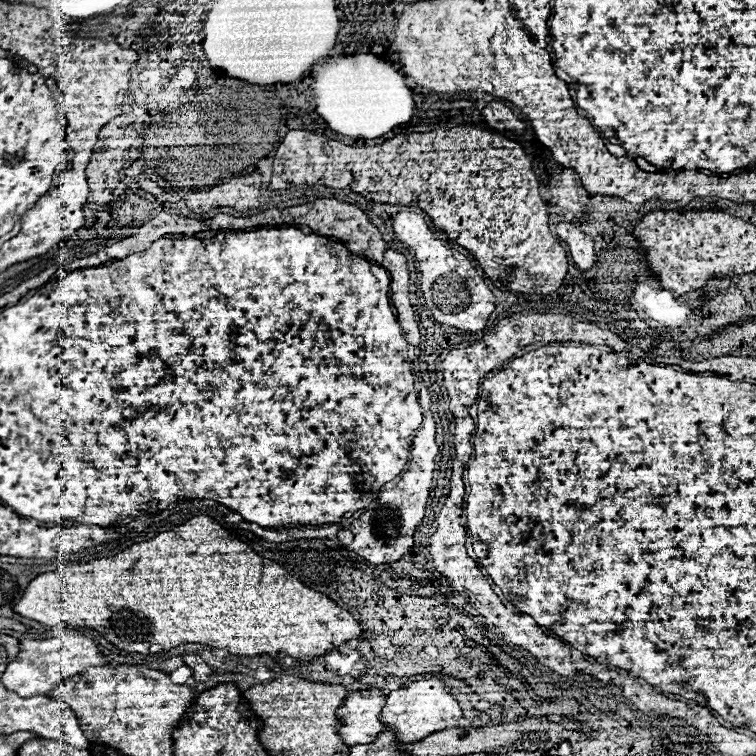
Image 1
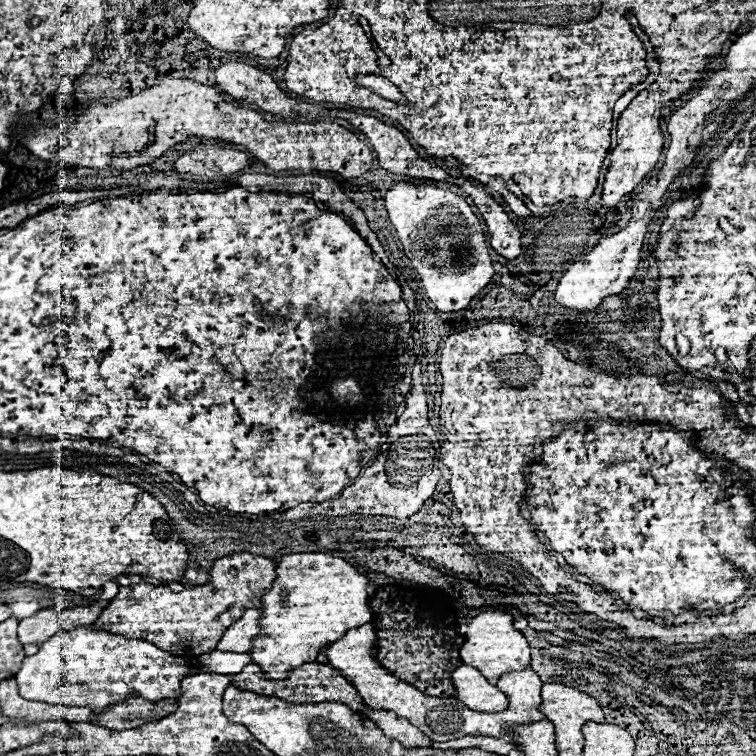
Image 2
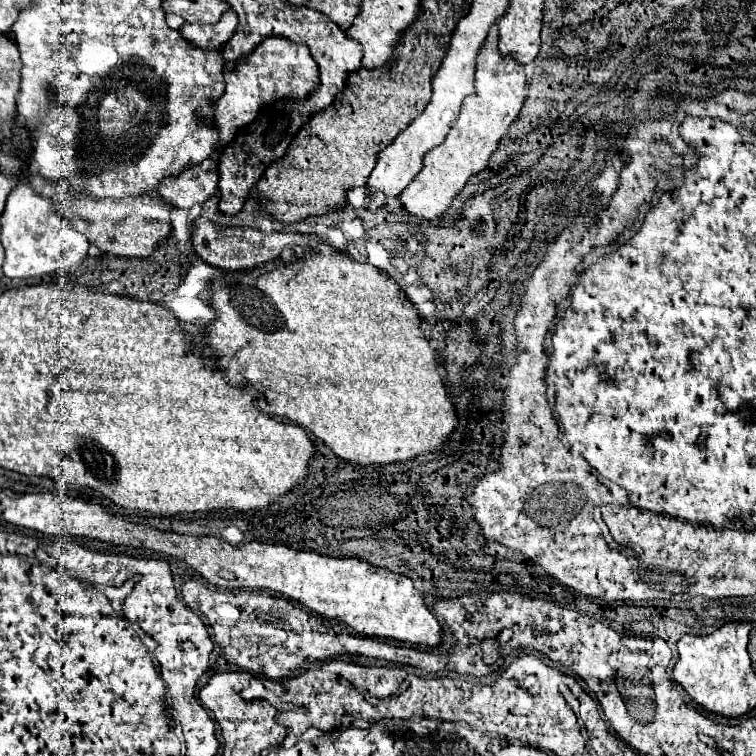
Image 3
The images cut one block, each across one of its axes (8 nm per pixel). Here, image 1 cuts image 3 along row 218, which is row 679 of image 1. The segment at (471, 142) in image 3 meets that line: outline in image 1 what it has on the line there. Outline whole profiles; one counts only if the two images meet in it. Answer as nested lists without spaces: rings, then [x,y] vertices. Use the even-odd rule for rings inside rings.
[[[424,676],[422,680],[416,680],[406,688],[392,690],[386,696],[386,706],[382,708],[380,718],[382,718],[380,722],[386,726],[386,730],[396,732],[398,742],[410,744],[410,740],[422,740],[422,736],[428,736],[430,732],[458,726],[458,720],[462,718],[462,710],[442,680]]]

